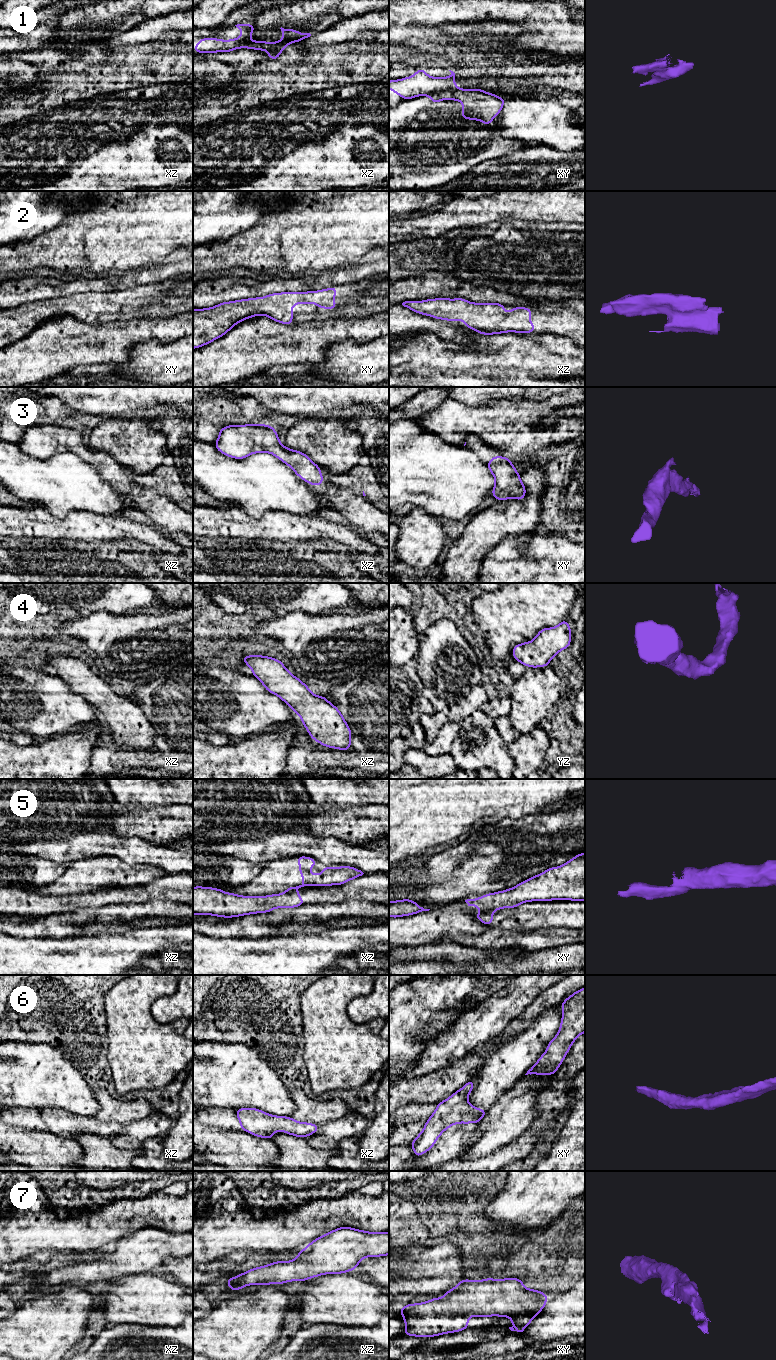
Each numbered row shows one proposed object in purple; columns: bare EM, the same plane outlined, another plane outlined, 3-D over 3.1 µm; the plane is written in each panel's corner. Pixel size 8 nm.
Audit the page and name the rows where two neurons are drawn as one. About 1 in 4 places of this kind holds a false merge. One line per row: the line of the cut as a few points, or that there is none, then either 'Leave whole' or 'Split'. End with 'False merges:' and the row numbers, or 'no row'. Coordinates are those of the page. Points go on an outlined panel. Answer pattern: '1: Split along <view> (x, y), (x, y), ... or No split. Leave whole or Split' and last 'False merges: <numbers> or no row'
1: Split along xy (458, 88), (434, 91), (430, 95). Split
2: No split. Leave whole
3: No split. Leave whole
4: No split. Leave whole
5: Split along xy (494, 909), (481, 911). Split
6: No split. Leave whole
7: No split. Leave whole
False merges: 1, 5

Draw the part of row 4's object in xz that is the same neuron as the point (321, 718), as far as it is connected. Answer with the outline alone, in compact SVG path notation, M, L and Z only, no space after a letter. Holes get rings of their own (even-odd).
M247 655L242 660L268 692L277 695L297 713L311 739L345 752L352 747L351 729L339 709L326 697L313 694L281 660L262 655Z

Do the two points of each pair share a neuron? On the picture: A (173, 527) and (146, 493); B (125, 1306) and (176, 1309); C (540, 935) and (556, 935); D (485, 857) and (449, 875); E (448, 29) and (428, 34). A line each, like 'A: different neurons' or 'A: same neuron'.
A: same neuron
B: same neuron
C: same neuron
D: same neuron
E: different neurons

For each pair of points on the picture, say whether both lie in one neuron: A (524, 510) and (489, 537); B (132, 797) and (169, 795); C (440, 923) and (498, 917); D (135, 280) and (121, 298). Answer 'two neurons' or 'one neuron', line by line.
A: one neuron
B: one neuron
C: two neurons
D: two neurons

